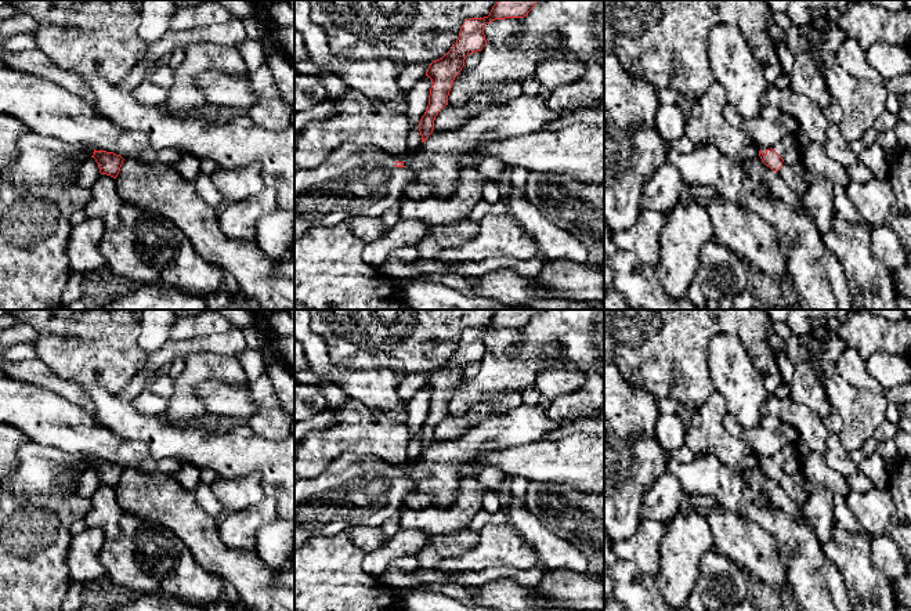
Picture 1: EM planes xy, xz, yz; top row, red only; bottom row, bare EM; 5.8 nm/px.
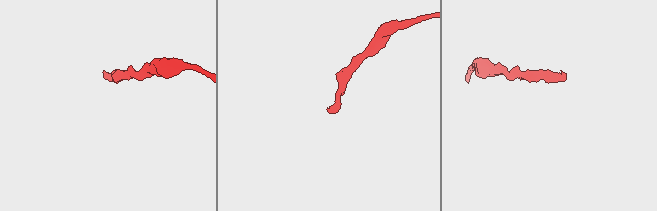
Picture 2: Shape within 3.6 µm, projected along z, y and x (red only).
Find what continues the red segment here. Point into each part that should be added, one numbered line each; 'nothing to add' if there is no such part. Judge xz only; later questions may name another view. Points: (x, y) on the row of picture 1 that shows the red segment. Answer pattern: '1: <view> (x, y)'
1: xz (357, 179)

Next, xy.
1: xy (42, 159)

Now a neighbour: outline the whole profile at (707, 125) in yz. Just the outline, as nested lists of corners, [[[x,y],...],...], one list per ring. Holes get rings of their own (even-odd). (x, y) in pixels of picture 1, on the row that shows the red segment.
[[[713,82],[709,88],[693,102],[684,134],[694,145],[715,145],[723,155],[745,167],[746,162],[759,156],[759,148],[748,135],[730,126],[723,111],[729,105],[720,83]]]

